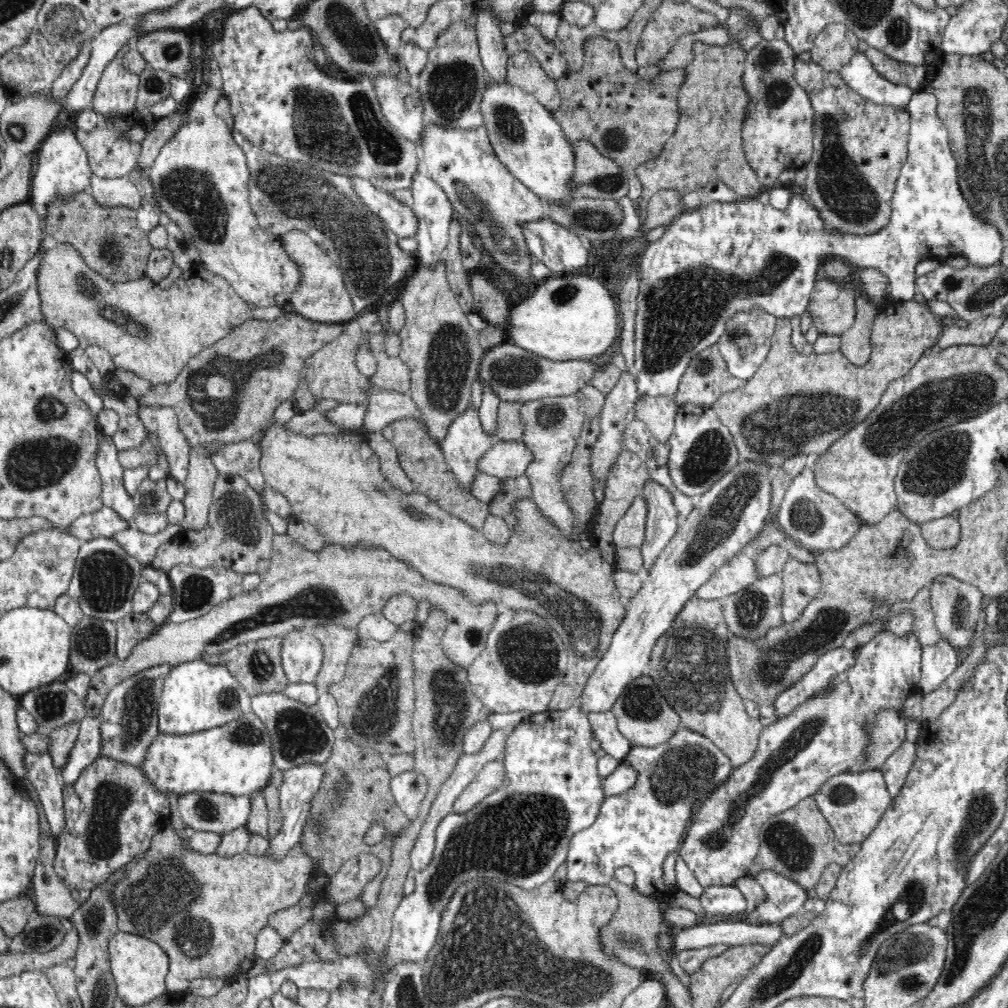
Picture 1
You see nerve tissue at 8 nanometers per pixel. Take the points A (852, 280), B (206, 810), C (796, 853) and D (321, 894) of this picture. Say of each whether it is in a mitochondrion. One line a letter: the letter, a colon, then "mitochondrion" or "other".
A: other
B: mitochondrion
C: mitochondrion
D: other

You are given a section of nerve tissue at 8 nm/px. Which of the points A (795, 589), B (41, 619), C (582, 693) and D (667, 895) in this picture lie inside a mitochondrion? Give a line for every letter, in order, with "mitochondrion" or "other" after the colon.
A: other
B: other
C: other
D: other

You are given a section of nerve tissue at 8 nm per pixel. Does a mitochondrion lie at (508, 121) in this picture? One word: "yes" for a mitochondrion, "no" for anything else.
yes

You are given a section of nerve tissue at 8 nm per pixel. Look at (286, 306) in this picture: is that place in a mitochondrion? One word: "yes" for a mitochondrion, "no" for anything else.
no

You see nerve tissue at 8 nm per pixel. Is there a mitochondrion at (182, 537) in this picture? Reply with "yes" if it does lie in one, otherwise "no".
no

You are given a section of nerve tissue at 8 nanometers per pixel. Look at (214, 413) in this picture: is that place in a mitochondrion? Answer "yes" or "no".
yes

